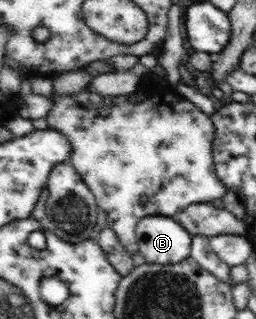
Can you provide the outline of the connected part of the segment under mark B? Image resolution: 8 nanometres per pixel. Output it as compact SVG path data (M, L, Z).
M151 215L136 224L138 252L150 264L177 264L191 257L191 233L174 218Z

